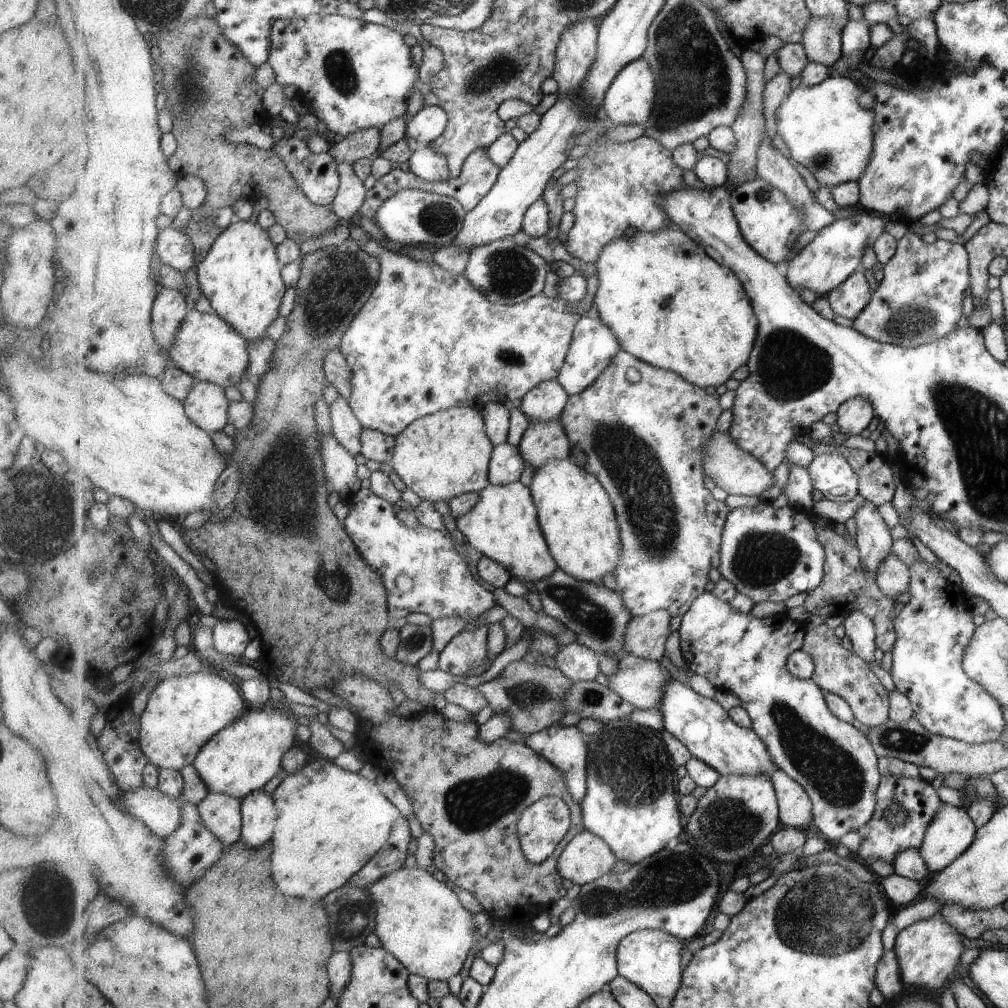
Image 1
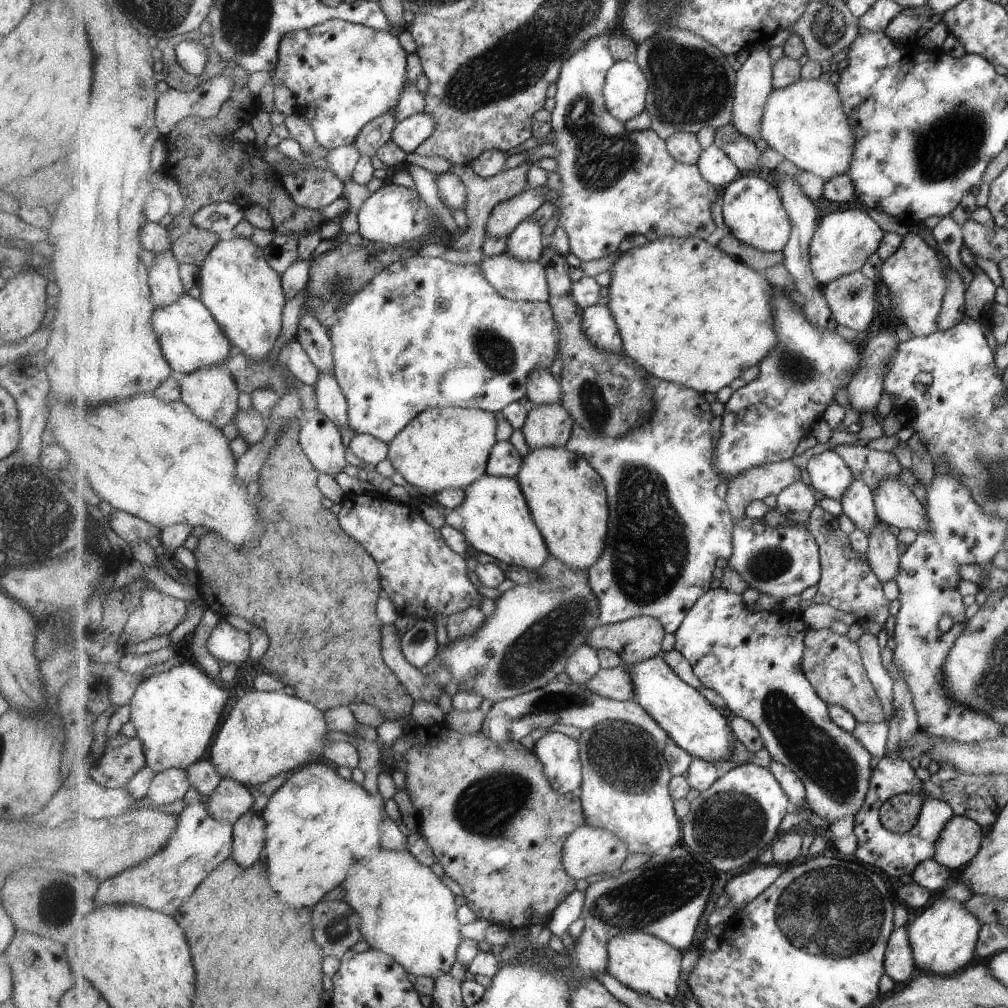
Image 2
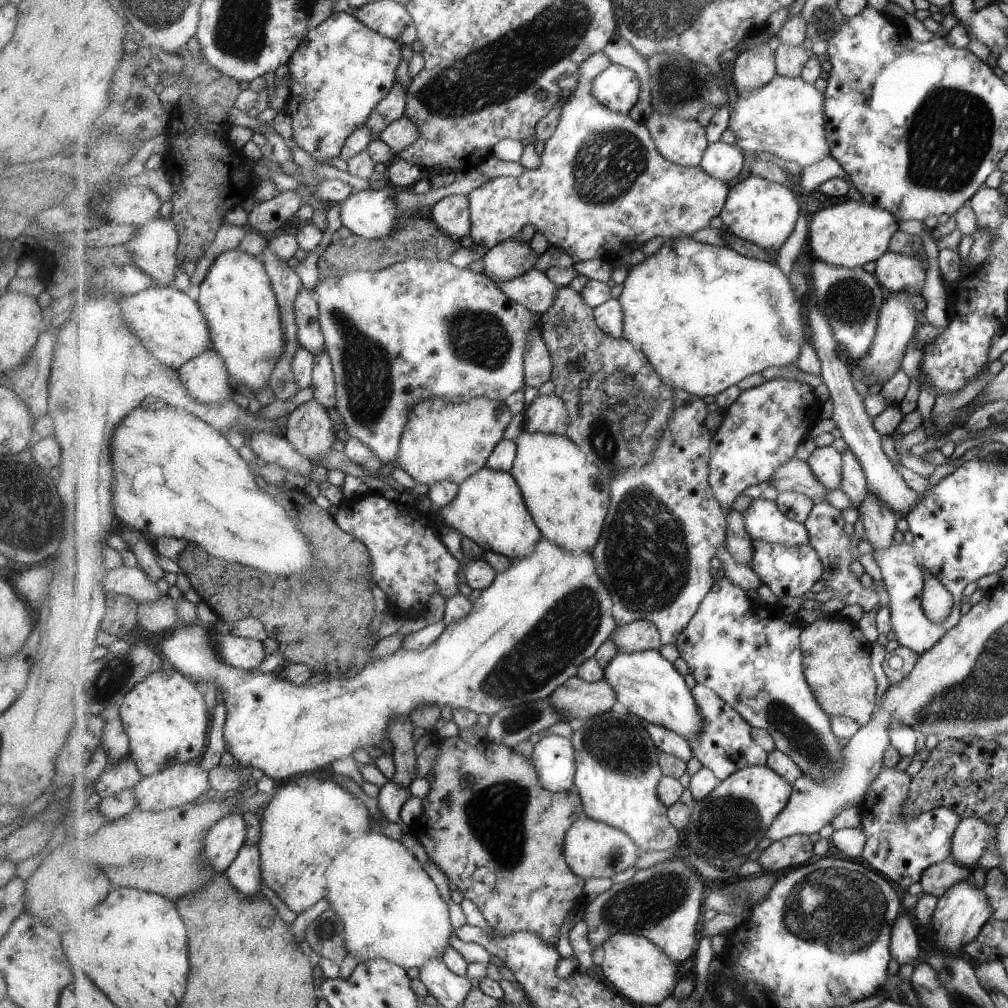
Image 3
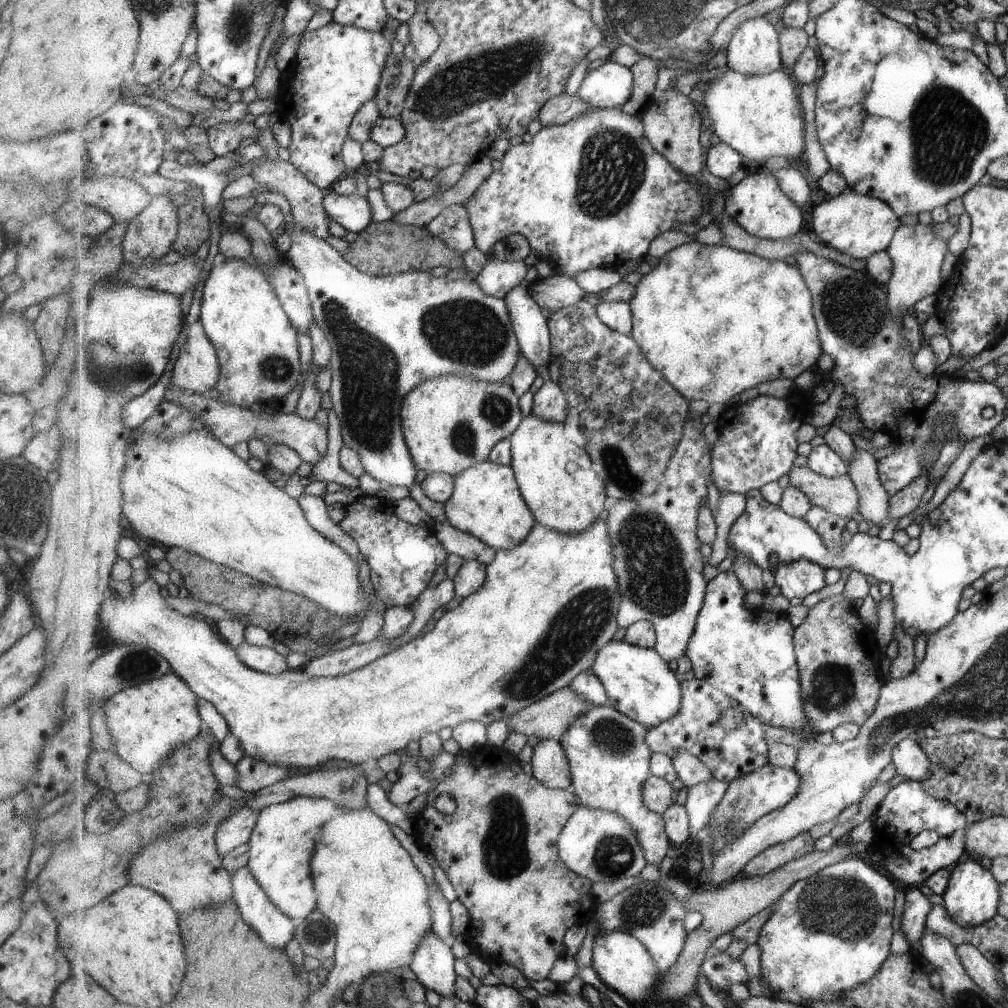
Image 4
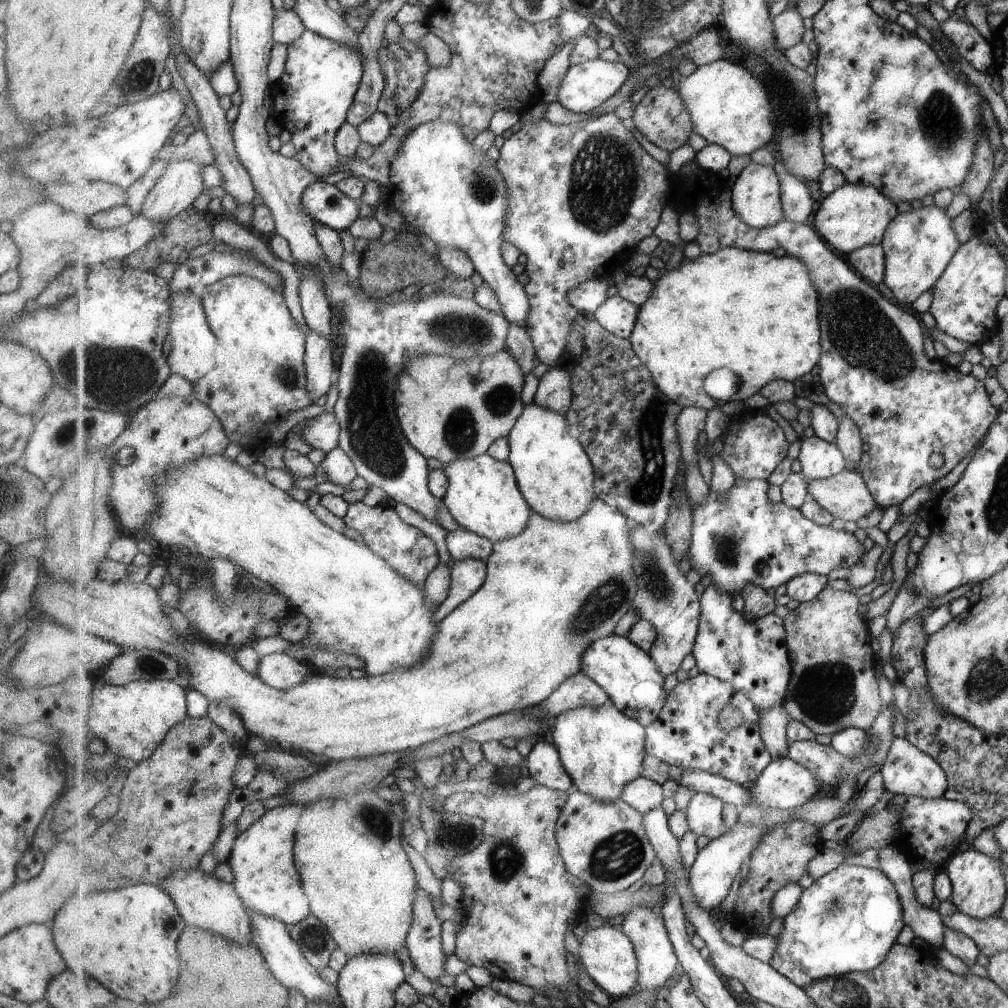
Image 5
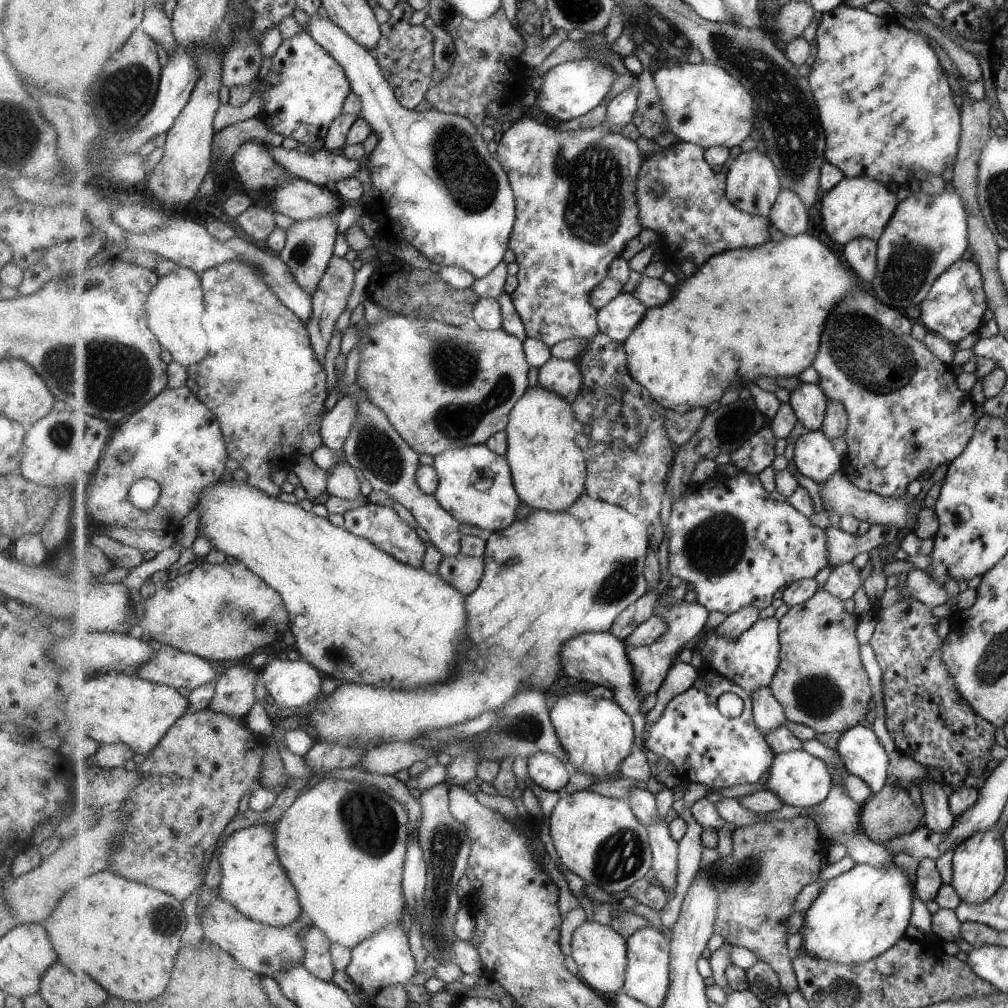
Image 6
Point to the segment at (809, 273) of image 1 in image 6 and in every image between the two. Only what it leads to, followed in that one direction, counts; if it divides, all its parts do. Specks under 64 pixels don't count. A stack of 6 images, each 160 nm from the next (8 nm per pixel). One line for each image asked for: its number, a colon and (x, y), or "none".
2: (844, 240)
3: (849, 235)
4: (859, 225)
5: (856, 215)
6: (857, 207)

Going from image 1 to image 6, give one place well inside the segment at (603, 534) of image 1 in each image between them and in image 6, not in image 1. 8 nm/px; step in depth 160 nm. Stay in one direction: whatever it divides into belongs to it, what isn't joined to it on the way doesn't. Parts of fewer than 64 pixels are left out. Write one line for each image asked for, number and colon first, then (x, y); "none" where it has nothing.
2: (568, 497)
3: (569, 498)
4: (557, 478)
5: (555, 473)
6: (550, 470)

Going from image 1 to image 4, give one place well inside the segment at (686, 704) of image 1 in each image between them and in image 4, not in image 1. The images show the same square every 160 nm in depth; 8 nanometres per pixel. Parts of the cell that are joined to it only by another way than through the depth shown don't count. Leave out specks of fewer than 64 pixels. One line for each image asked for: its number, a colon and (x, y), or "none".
2: (697, 726)
3: (646, 683)
4: (640, 684)

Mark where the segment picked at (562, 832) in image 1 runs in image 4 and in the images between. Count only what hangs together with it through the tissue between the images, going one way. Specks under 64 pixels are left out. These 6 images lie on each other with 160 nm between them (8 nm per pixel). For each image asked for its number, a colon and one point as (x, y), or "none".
2: (559, 754)
3: (554, 757)
4: (550, 765)

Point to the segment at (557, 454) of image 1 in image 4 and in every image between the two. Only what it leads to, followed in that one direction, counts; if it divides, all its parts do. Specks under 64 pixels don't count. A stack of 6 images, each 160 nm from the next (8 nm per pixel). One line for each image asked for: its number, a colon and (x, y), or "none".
2: (550, 424)
3: (548, 413)
4: (550, 402)

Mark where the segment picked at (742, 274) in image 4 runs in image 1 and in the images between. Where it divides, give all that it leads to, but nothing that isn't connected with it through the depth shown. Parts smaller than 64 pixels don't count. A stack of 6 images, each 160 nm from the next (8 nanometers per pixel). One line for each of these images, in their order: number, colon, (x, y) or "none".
1: (670, 304)
2: (689, 313)
3: (707, 317)

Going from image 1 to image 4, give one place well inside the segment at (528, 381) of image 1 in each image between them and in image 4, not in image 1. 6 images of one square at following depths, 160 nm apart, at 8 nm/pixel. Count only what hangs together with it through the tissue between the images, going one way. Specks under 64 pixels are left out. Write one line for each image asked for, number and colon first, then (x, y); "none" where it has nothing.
2: (426, 333)
3: (420, 329)
4: (391, 333)

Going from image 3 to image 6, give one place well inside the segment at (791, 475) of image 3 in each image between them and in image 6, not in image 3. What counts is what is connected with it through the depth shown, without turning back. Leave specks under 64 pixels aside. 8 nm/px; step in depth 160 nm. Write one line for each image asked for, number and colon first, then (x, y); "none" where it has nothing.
4: (839, 495)
5: (845, 495)
6: (839, 494)

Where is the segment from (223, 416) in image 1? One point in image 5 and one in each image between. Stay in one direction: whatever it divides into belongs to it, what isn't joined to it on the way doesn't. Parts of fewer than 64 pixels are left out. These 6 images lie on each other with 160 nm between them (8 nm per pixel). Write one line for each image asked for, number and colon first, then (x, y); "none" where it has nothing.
2: (211, 392)
3: (206, 377)
4: (197, 368)
5: (193, 355)

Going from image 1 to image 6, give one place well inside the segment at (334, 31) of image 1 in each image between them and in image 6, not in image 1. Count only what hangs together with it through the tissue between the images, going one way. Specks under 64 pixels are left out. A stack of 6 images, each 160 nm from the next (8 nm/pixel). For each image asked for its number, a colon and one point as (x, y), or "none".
2: (344, 75)
3: (343, 69)
4: (338, 69)
5: (322, 77)
6: (307, 88)

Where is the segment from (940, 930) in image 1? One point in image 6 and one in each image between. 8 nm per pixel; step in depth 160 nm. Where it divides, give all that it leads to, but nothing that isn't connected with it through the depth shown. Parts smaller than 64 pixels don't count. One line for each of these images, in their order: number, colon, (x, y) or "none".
2: (943, 937)
3: (962, 911)
4: (972, 896)
5: (978, 891)
6: (978, 864)

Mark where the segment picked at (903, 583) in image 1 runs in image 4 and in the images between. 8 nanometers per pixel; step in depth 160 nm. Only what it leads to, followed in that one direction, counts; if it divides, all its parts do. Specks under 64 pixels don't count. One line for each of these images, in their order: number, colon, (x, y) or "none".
2: (882, 556)
3: (879, 521)
4: (863, 470)

